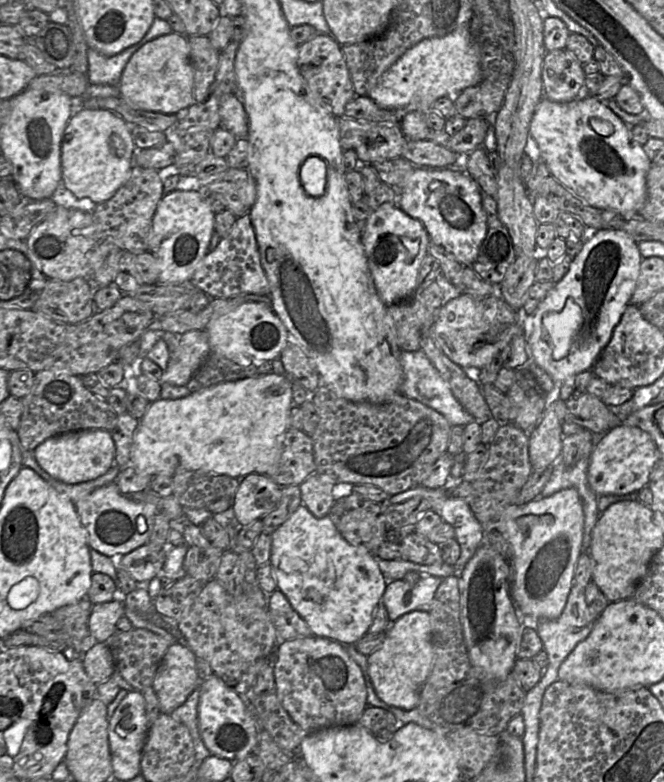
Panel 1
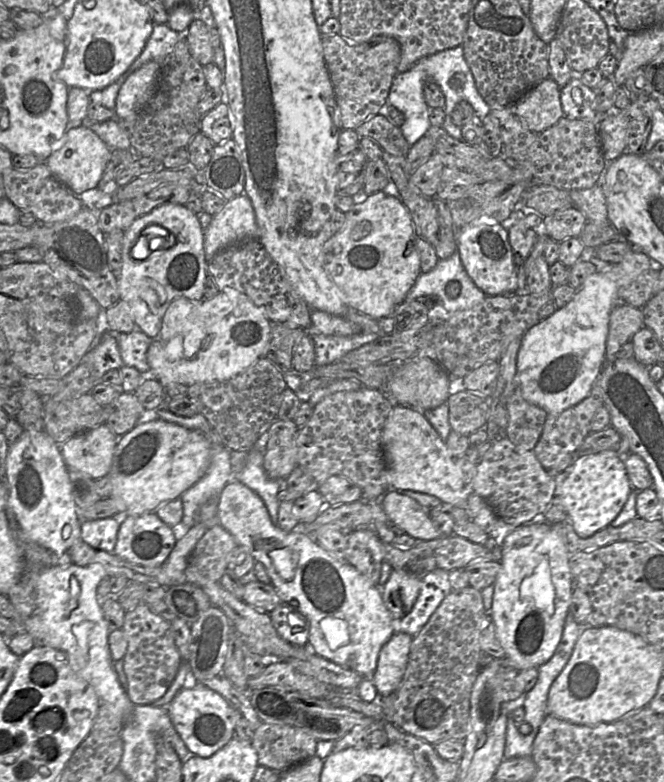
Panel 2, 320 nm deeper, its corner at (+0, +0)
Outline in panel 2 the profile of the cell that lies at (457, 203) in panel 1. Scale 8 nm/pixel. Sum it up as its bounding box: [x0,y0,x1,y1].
[456,220,517,295]

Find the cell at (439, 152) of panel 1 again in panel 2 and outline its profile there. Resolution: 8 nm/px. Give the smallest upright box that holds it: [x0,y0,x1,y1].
[355,114,410,158]

